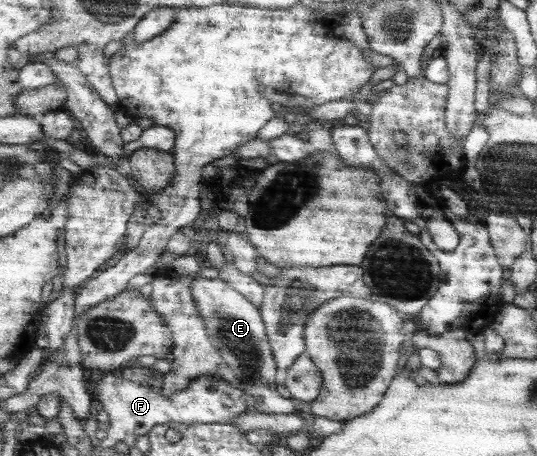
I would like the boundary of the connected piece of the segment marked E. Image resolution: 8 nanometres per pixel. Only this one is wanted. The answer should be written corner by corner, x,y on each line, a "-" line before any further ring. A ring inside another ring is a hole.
199,275
191,277
191,294
197,314
203,320
209,343
219,350
221,363
225,363
239,380
245,396
245,412
257,411
265,414
293,414
298,411
294,400
283,398
276,391
275,361
264,333
258,307
243,298
220,278
208,279

